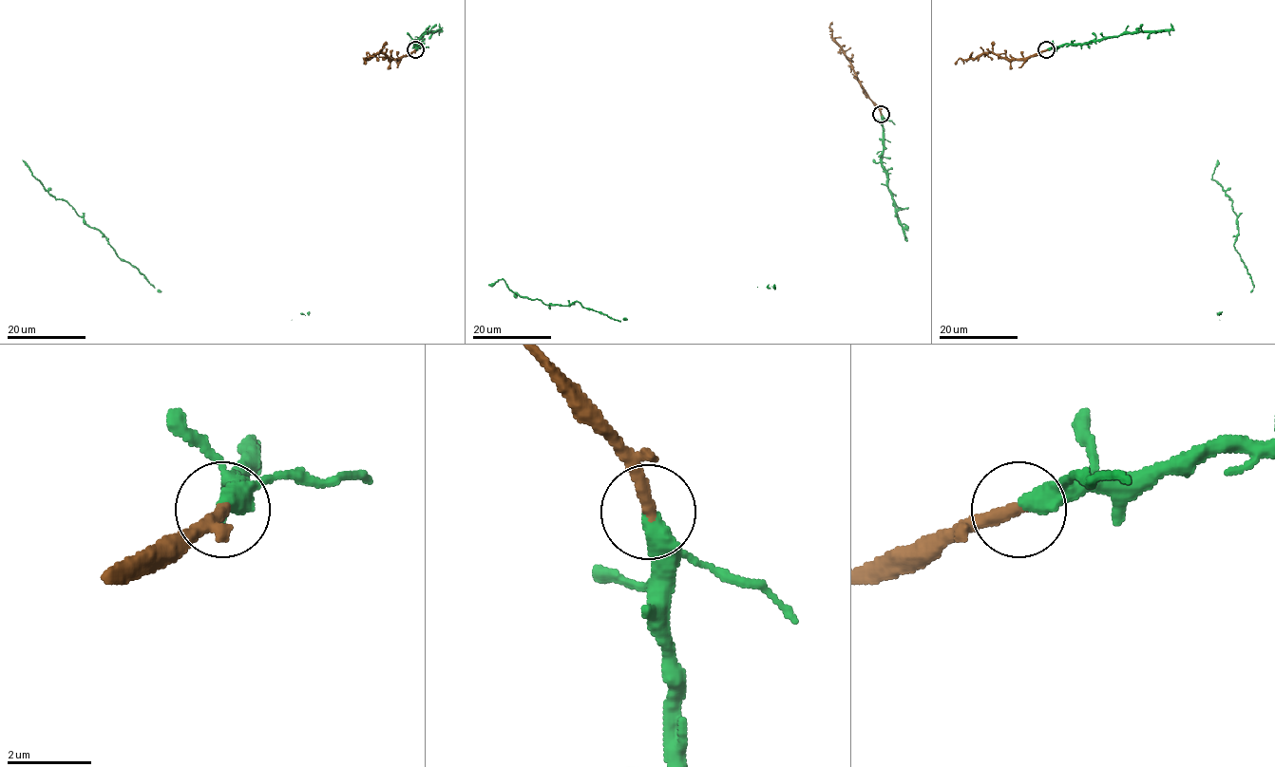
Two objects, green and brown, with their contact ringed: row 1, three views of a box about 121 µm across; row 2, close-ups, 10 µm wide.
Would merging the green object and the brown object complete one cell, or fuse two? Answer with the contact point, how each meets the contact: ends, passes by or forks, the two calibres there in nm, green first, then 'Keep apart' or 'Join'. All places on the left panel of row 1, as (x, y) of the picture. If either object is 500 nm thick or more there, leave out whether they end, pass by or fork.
Place: (415, 49). At the ring green ends. At the ring brown ends. Thickness 480 nm (green) against 320 nm. Join

